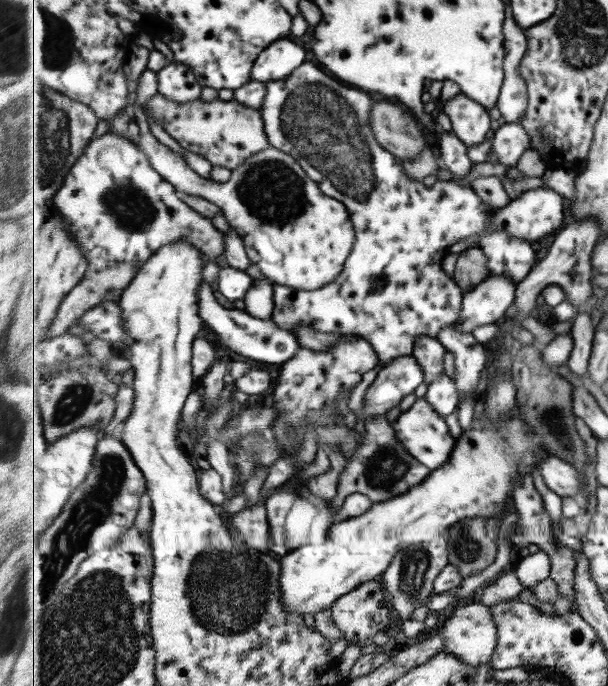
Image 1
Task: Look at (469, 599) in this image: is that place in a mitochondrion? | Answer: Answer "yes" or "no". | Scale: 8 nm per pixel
no

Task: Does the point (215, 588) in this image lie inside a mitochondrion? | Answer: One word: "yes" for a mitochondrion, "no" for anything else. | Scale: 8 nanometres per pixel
yes

